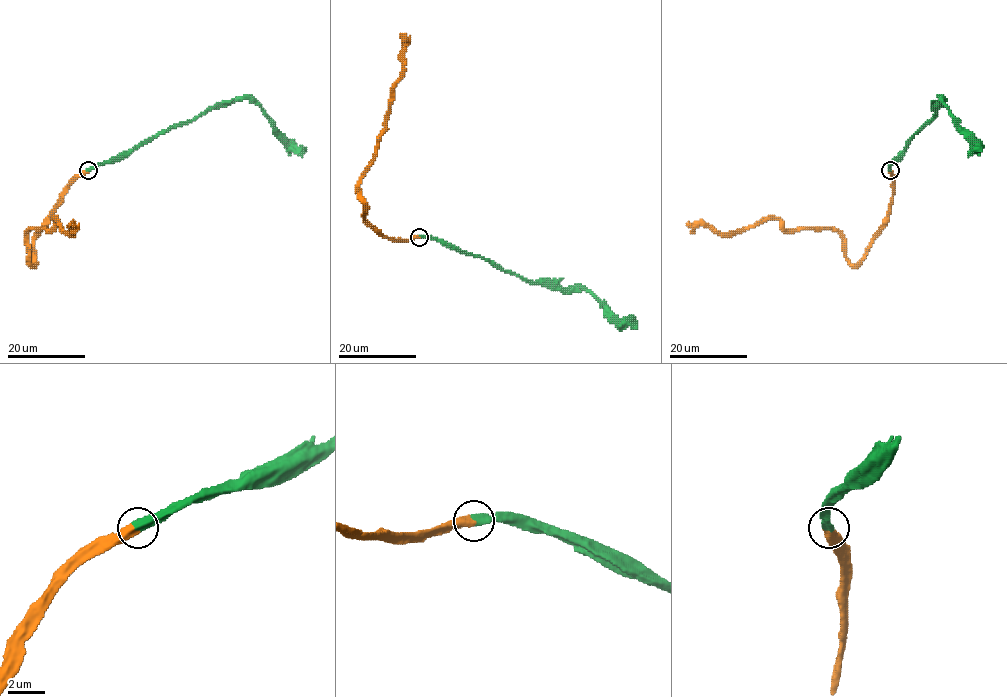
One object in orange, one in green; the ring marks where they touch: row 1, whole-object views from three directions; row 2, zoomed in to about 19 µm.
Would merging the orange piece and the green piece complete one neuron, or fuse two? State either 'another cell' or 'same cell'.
same cell

